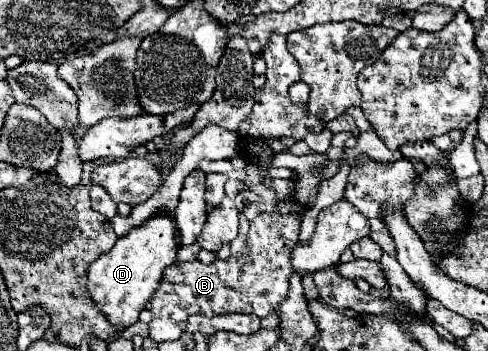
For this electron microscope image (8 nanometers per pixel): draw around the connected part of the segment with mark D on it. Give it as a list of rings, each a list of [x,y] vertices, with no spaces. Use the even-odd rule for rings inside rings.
[[[155,215],[141,227],[135,227],[125,237],[117,239],[111,251],[103,253],[89,265],[87,295],[91,301],[95,301],[95,305],[99,305],[99,311],[117,331],[127,329],[139,319],[139,311],[147,307],[155,289],[159,287],[163,269],[175,263],[177,243],[173,233],[173,221],[165,215]]]

